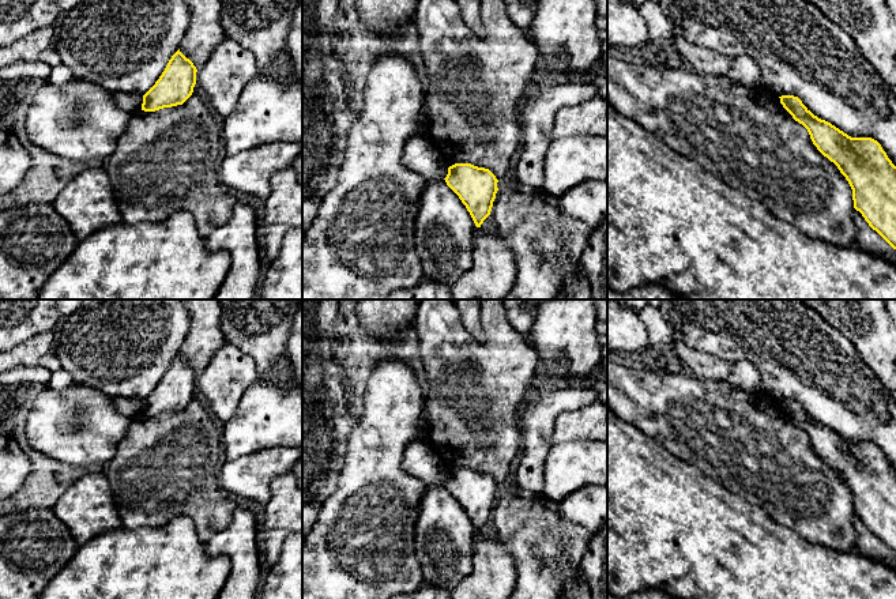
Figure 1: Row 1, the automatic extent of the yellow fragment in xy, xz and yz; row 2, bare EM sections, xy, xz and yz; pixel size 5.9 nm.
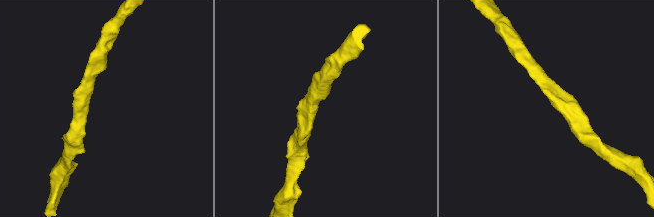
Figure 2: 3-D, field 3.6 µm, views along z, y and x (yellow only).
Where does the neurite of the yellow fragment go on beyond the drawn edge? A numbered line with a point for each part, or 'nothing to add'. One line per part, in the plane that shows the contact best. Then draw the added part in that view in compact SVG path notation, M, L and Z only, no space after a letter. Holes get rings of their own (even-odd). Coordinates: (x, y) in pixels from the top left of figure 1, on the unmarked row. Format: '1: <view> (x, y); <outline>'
1: xy (128, 407); M113 396L112 398L114 408L123 414L124 417L133 418L142 414L143 400L123 398L123 396Z

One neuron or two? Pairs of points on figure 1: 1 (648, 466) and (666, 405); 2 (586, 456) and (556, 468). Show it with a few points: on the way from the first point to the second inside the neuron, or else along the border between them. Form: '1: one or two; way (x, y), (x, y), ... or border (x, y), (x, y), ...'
1: two; border (628, 422), (657, 439), (681, 459)
2: one; way (579, 463), (563, 468)

